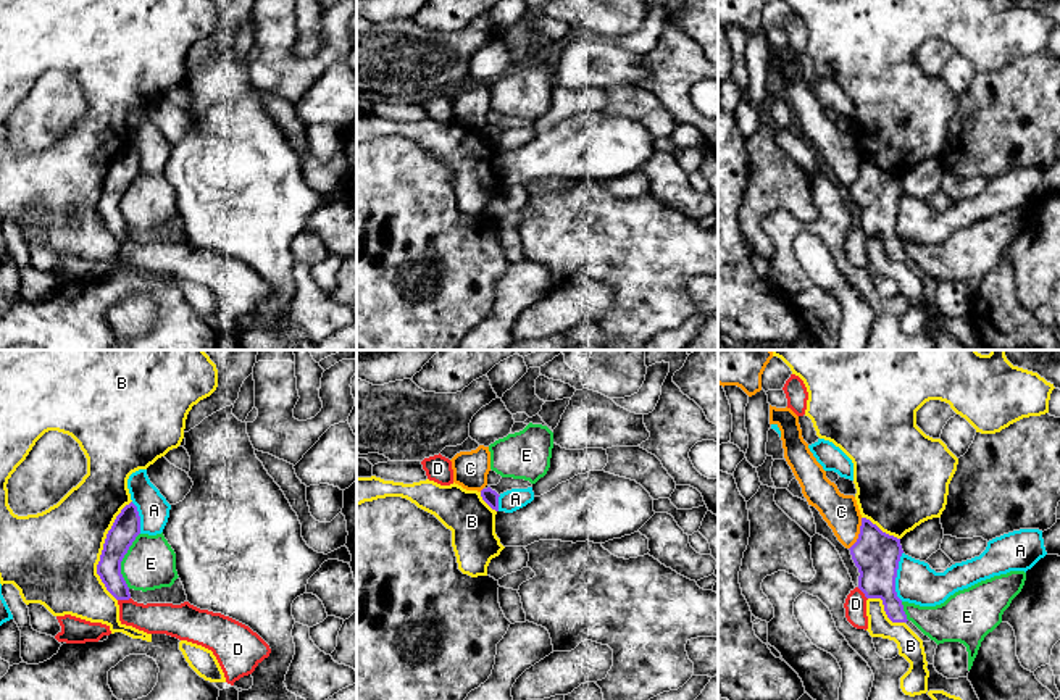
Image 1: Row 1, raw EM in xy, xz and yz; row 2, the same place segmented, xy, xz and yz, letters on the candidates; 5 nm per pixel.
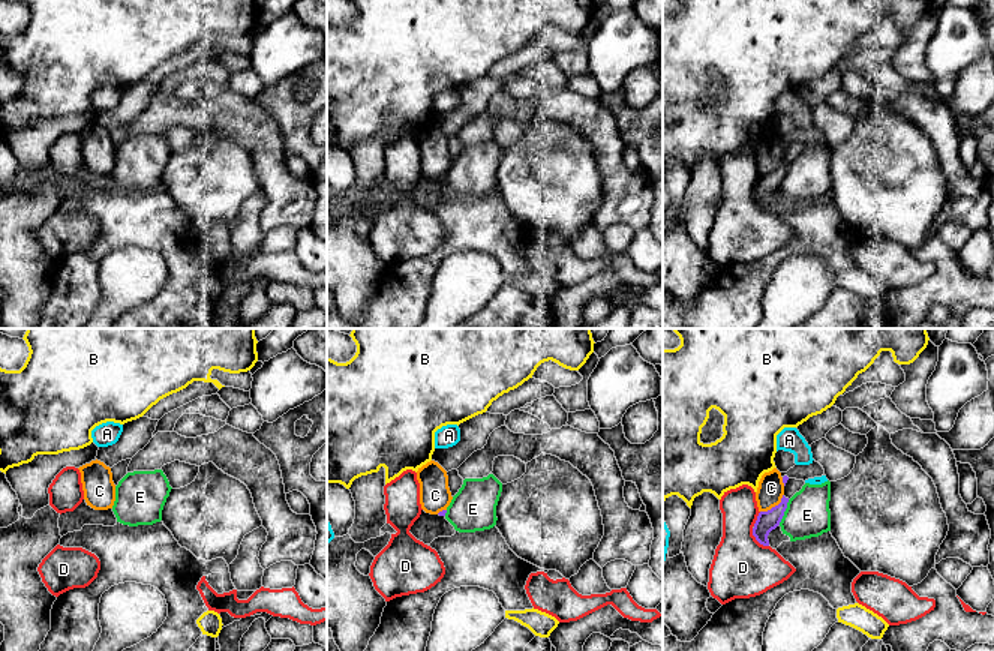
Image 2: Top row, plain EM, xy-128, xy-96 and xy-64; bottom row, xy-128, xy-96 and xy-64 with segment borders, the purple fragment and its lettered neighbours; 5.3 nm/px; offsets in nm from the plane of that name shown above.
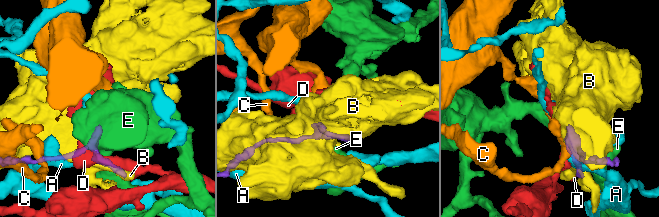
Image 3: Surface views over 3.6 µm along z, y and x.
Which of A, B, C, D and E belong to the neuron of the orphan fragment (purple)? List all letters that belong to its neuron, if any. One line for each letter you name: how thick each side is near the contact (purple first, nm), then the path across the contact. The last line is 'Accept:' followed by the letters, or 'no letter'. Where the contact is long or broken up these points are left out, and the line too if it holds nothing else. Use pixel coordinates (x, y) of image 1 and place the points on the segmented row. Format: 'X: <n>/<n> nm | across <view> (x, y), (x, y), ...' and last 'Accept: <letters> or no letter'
Accept: no letter

